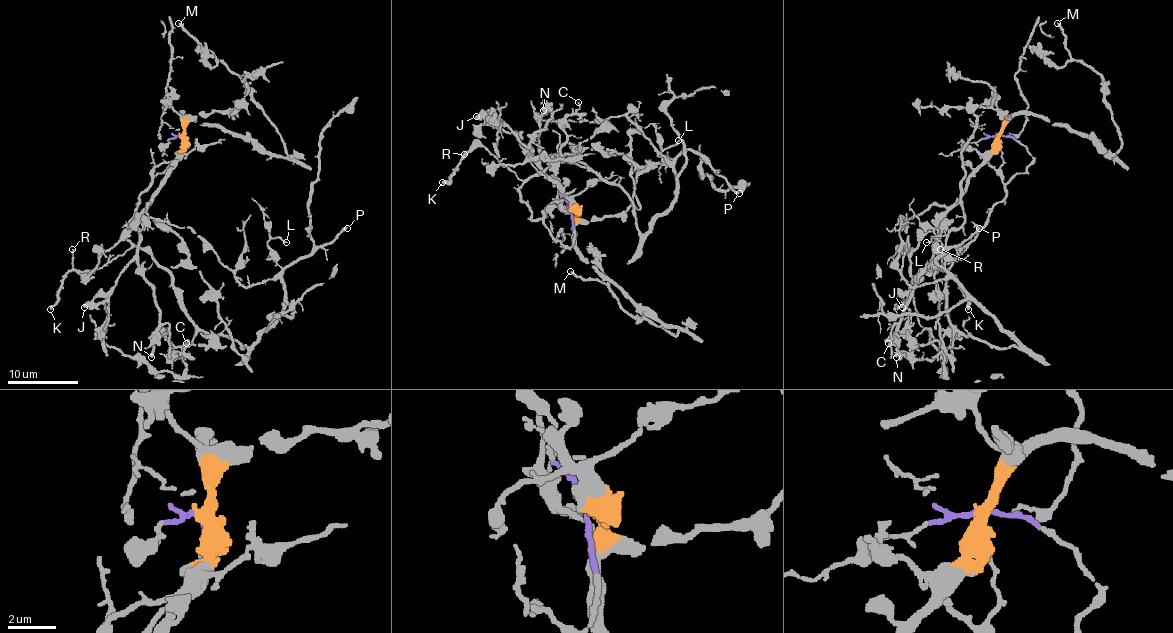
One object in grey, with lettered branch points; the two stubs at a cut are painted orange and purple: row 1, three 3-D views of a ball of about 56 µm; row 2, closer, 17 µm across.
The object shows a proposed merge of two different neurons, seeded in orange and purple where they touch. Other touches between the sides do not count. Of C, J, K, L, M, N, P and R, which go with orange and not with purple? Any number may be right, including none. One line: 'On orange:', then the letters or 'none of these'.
On orange: J, M, N

